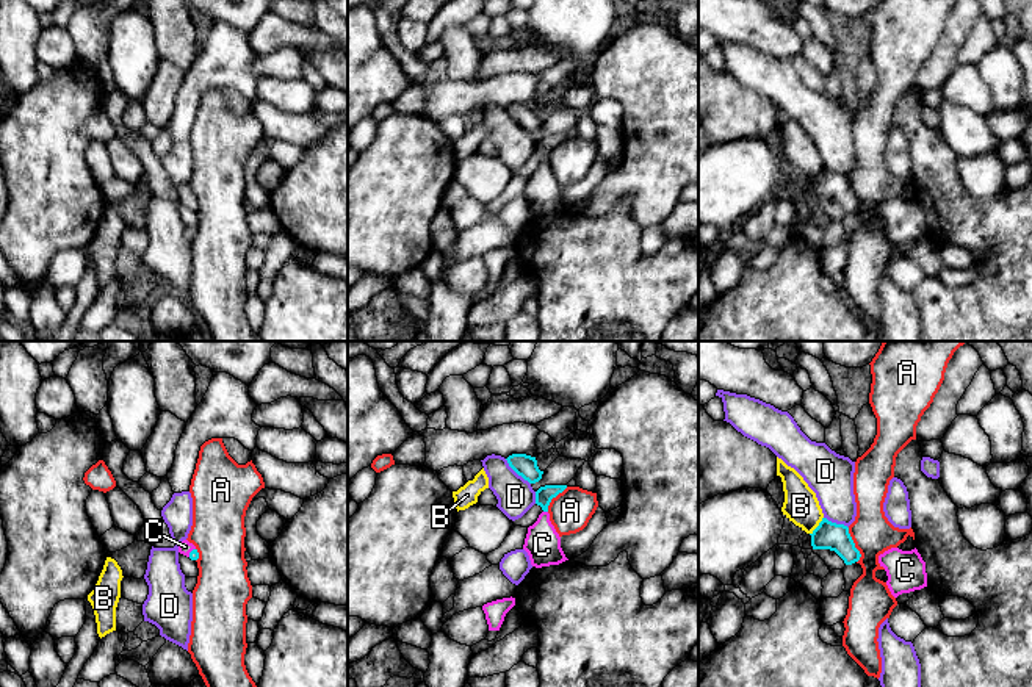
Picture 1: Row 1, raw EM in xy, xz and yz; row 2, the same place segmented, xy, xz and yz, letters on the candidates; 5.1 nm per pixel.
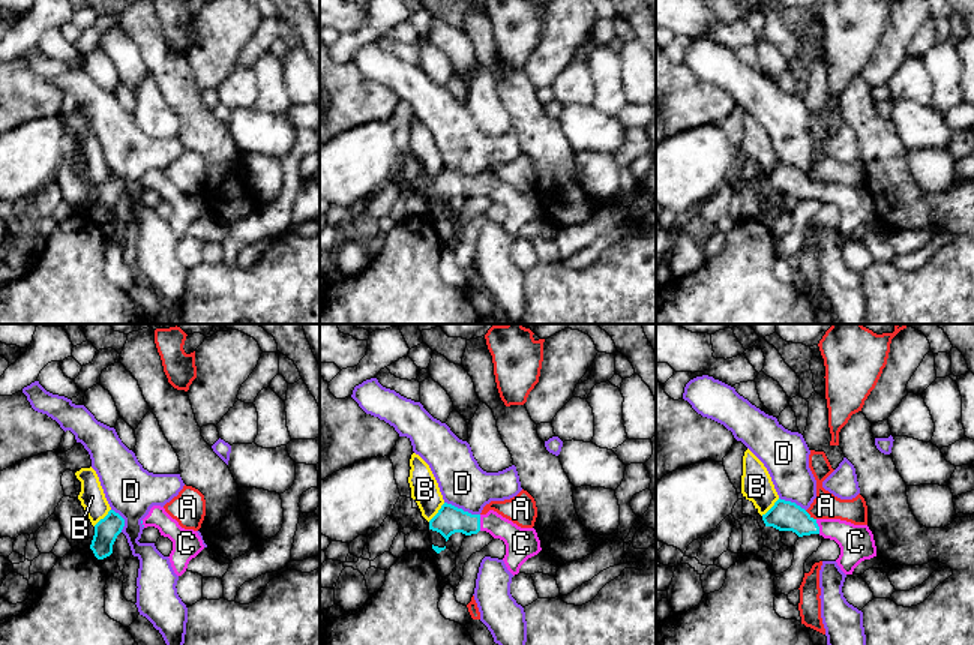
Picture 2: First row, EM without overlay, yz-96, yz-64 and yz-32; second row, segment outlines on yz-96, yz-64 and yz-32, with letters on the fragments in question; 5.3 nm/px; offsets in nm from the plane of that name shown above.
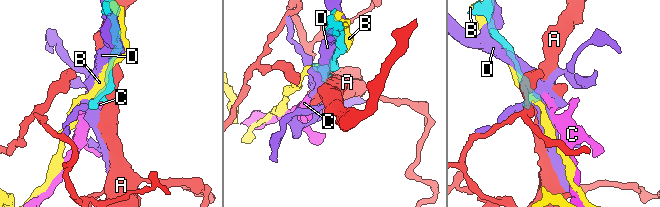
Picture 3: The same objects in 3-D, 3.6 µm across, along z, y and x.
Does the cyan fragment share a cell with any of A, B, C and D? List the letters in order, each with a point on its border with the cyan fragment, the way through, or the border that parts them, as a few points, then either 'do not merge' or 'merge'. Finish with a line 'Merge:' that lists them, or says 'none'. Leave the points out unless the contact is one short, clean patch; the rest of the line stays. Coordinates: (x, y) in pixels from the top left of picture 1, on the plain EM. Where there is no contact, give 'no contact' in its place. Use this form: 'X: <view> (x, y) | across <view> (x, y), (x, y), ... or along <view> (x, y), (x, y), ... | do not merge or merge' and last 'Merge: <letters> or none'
A: yz (854, 194) | along yz (847, 177), (860, 204), (857, 212) | do not merge
B: yz (818, 176) | do not merge
C: xz (545, 160) | merge
D: xz (517, 122) | do not merge
Merge: C

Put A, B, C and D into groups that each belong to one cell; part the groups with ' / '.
A / B / C / D

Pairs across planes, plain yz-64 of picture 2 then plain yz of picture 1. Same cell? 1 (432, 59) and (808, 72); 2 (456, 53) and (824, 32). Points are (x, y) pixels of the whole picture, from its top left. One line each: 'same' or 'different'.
1: different
2: same

